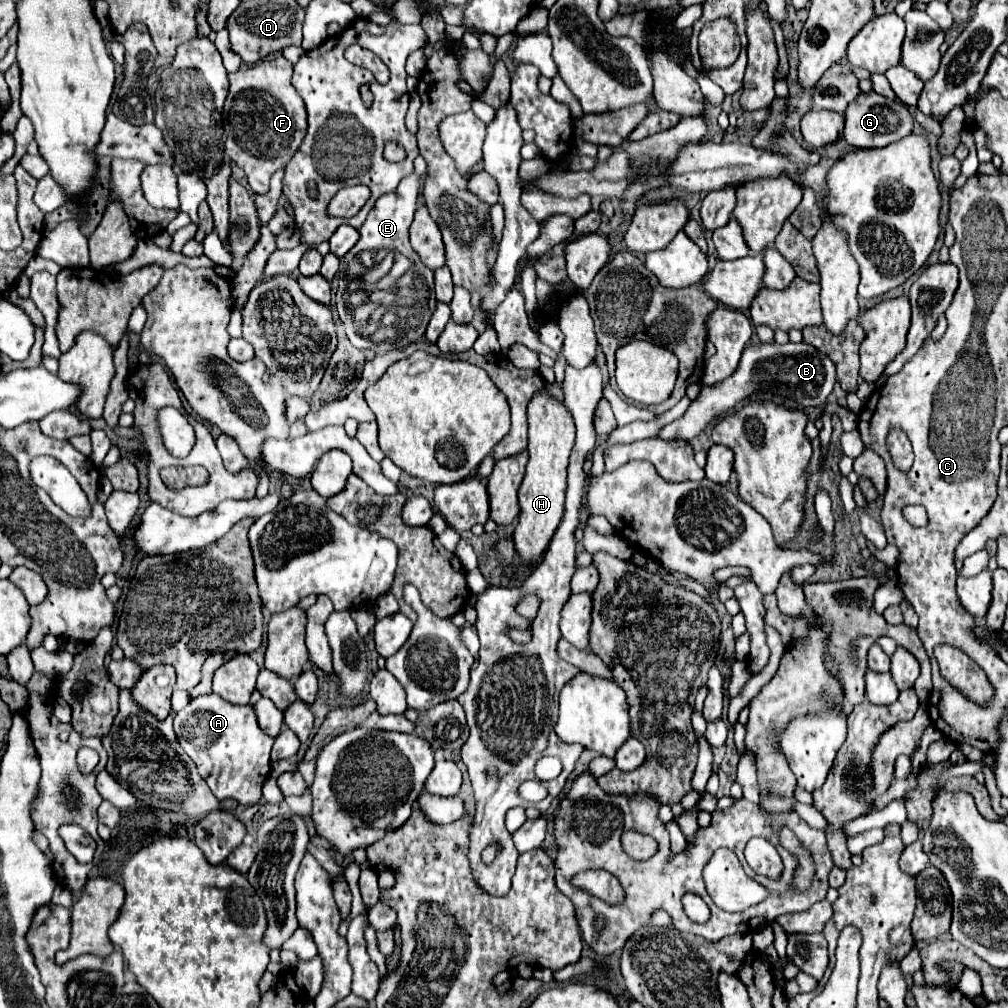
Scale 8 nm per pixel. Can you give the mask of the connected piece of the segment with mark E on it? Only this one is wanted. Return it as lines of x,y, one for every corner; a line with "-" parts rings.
419,155
414,160
414,173
410,173
408,177
404,177
398,185
398,189
394,193
388,193
386,197
380,197
374,205
374,209
368,213
364,225
358,229
360,231
360,241
354,245
354,249
351,249
343,258
344,261
352,261
362,251
374,251
374,249
390,249
390,251
398,251
402,255
406,255
408,259
412,259
413,263
423,268
420,262
418,253
412,249
410,241
408,241
408,227
410,227
410,221
414,217
414,211
417,208
417,199
420,193
420,179
422,175
427,172
427,163
425,159

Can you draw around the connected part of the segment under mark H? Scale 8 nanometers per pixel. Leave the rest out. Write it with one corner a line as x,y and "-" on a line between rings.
550,383
538,389
528,405
528,465
526,475
518,491
520,499
520,521
514,529
514,547
518,555
532,563
540,559
542,551
550,543
564,515
564,489
566,489
566,467
570,449
574,445
574,421
564,401
556,401
550,395

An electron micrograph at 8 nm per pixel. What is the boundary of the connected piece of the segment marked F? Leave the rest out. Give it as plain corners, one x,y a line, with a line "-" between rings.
284,57
266,59
258,65
228,73
230,91
224,101
224,155
246,171
254,193
270,189
270,177
296,153
306,135
304,101
292,85
292,63

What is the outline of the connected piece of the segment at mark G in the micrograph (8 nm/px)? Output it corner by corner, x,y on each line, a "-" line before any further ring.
874,91
860,93
846,109
844,113
846,127
844,127
844,139
848,145
856,149
870,149
870,147
886,147
890,143
896,143
904,137
908,137
914,129
914,117
908,111
908,107
900,99
888,99
884,95
878,95

